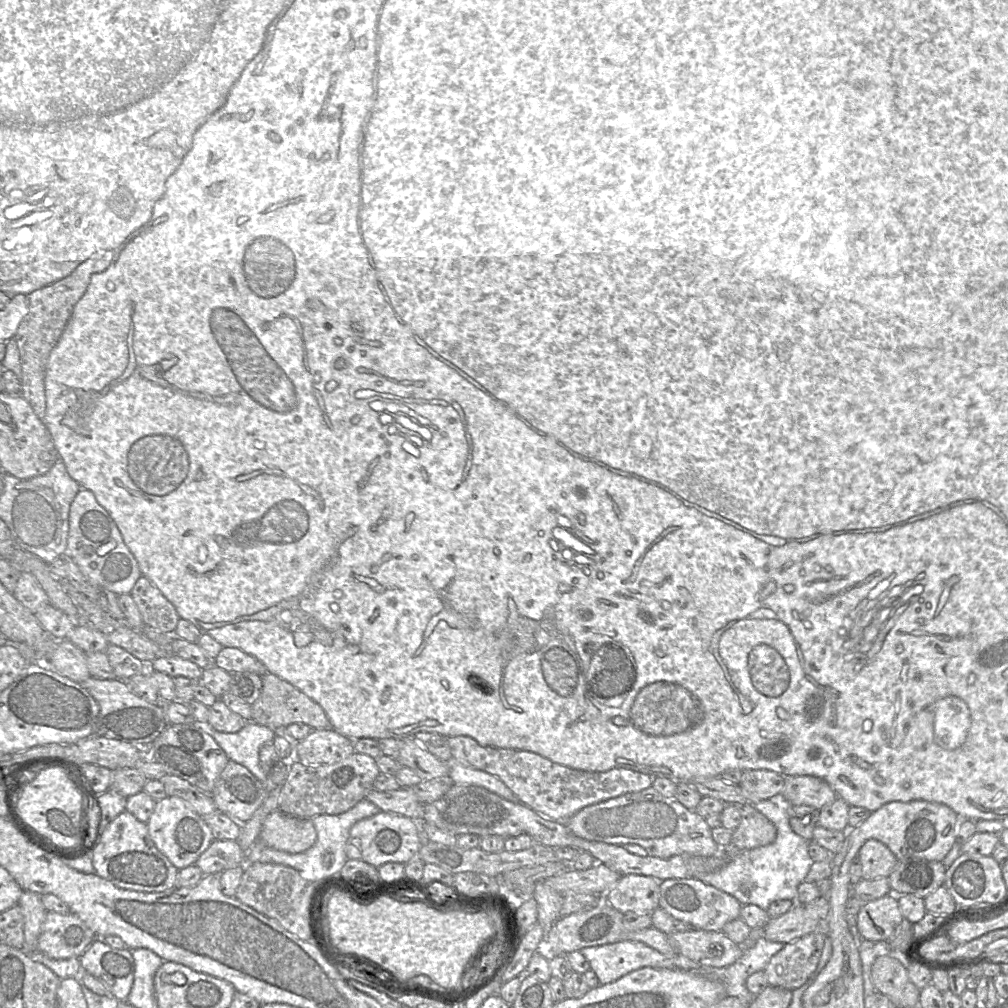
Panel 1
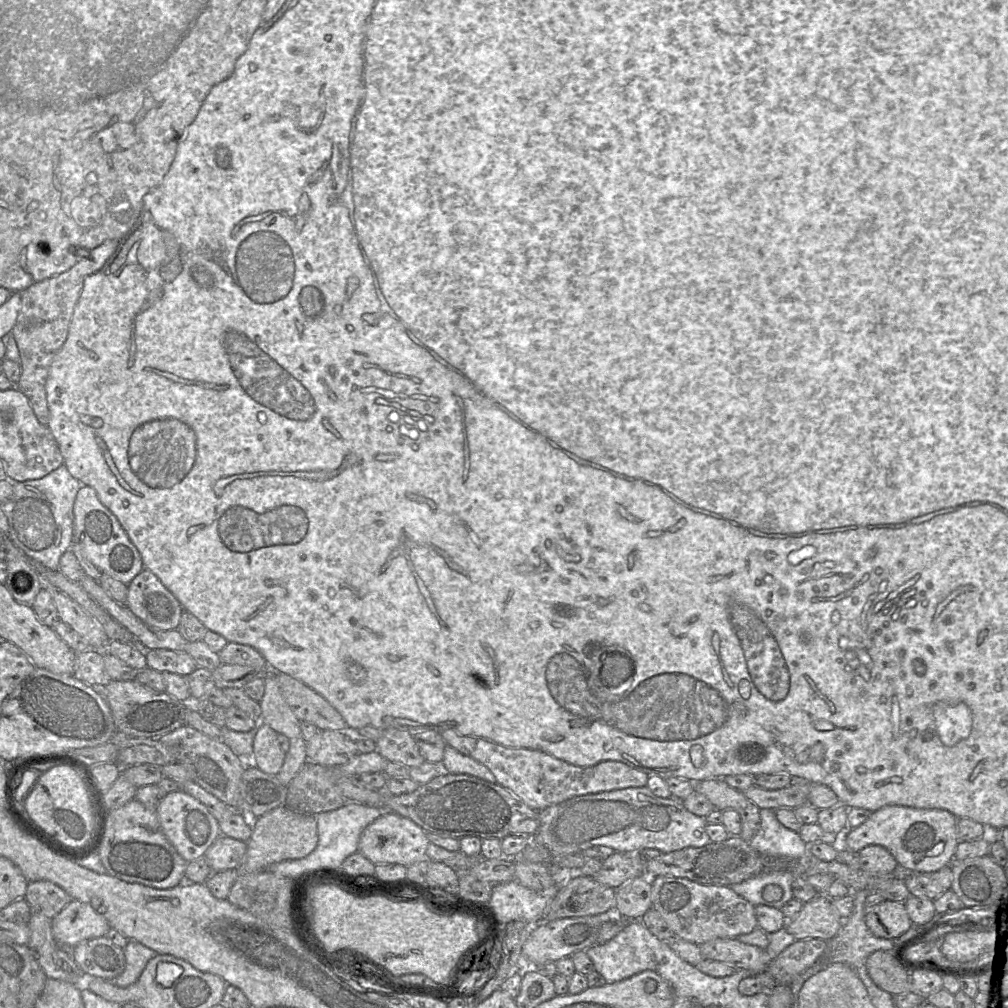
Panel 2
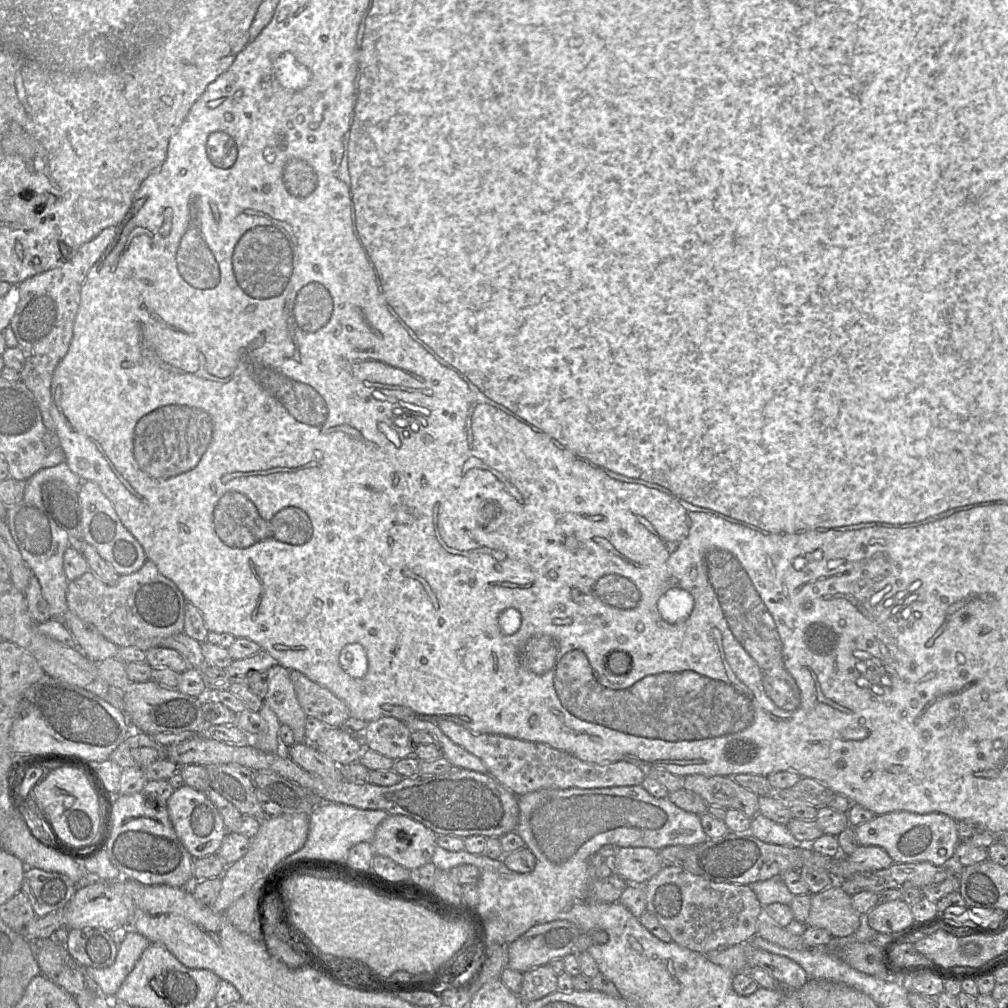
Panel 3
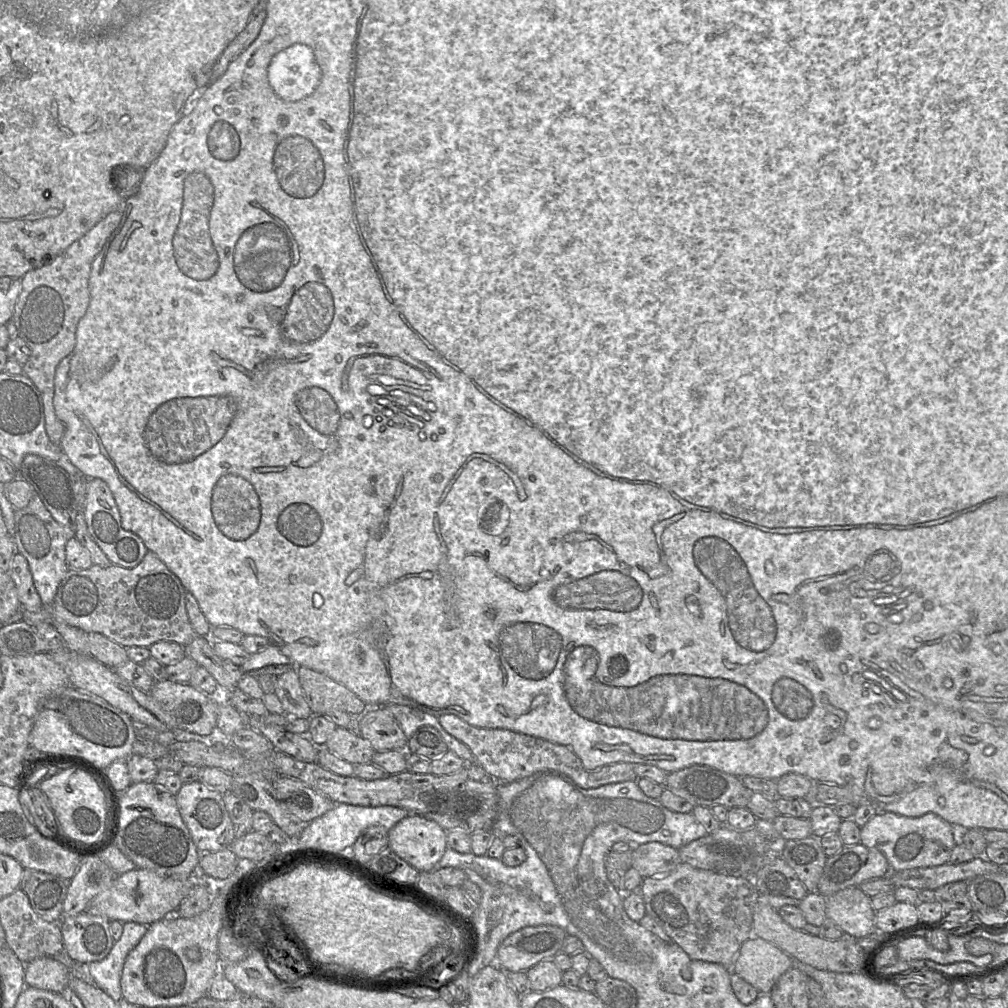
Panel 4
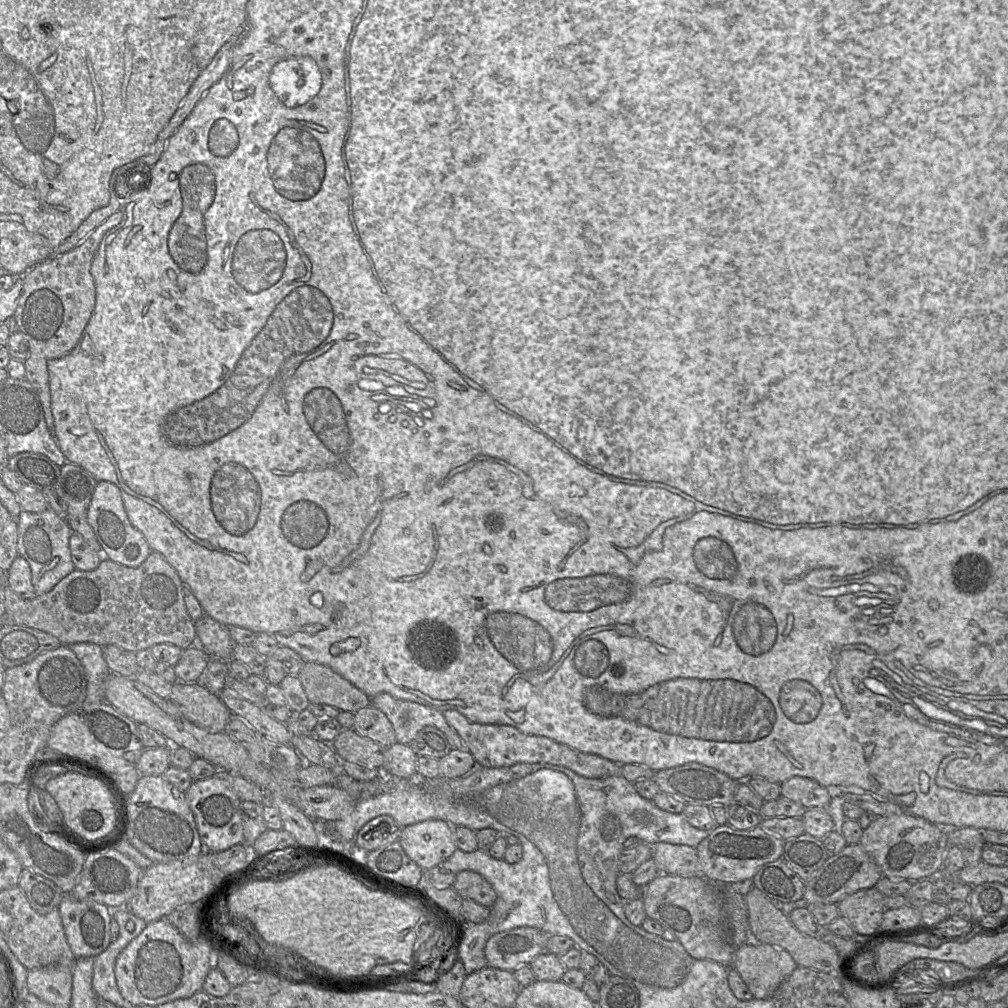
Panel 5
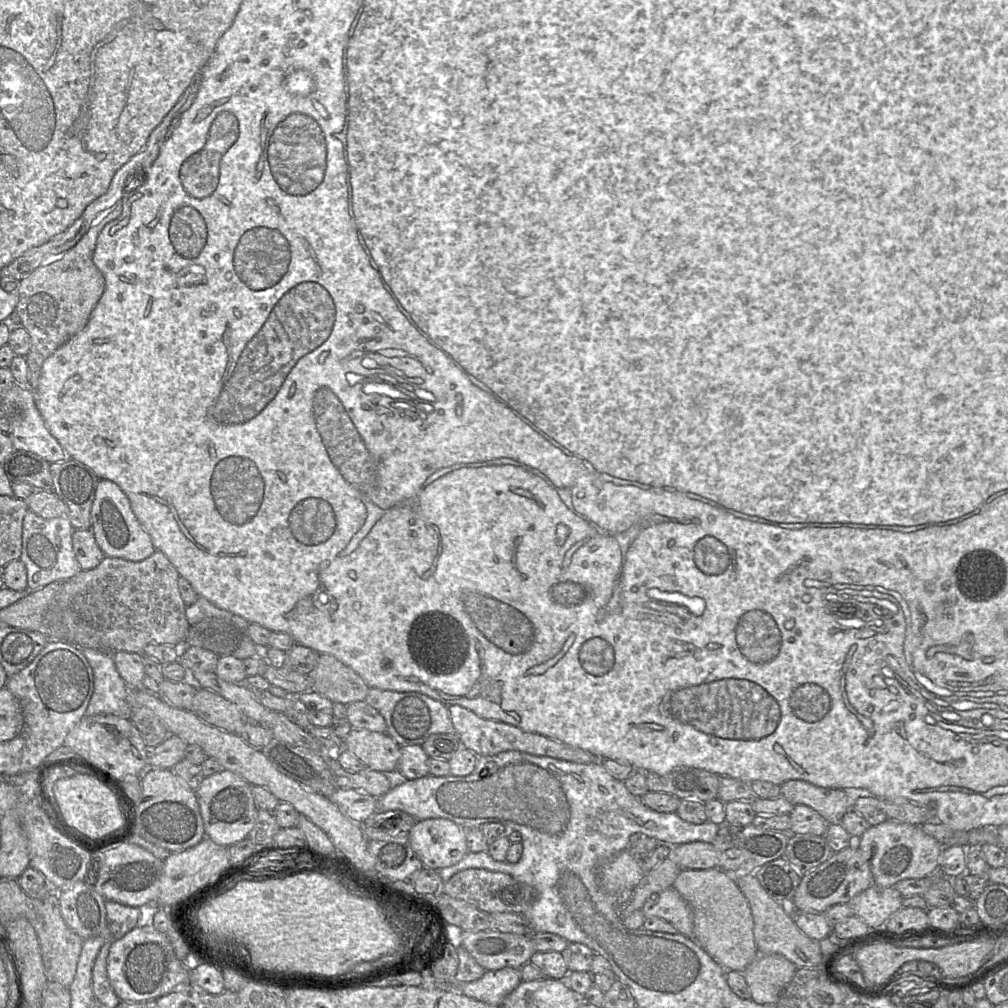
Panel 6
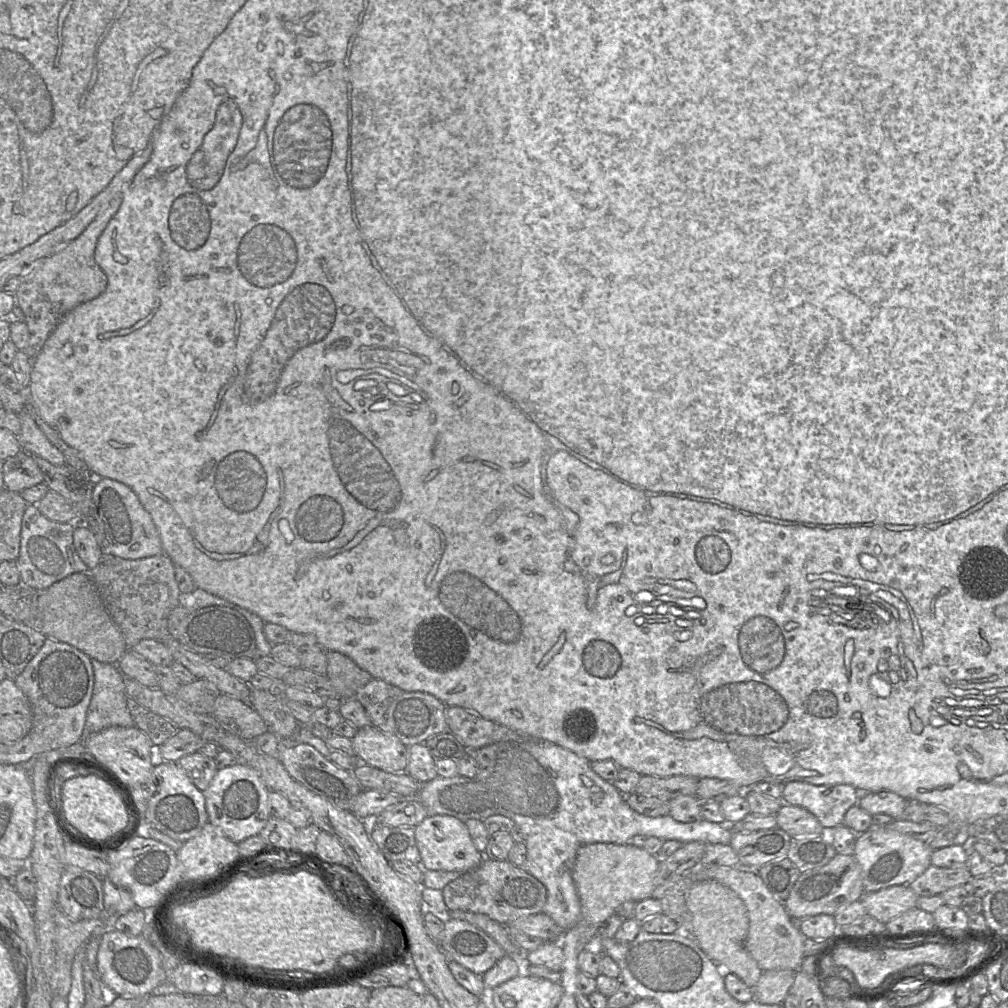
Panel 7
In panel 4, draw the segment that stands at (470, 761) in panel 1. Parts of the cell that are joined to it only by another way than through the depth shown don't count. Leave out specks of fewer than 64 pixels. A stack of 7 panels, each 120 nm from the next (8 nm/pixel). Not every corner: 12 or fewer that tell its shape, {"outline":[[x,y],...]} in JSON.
{"outline":[[438,720],[498,783],[539,772],[584,789],[637,780],[619,762],[588,770],[564,745]]}

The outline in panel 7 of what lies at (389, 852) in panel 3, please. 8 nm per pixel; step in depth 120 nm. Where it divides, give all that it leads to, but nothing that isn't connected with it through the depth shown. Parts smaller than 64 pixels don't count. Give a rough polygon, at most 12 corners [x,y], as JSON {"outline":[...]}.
{"outline":[[429,815],[415,827],[425,870],[466,873],[485,859],[465,822]]}

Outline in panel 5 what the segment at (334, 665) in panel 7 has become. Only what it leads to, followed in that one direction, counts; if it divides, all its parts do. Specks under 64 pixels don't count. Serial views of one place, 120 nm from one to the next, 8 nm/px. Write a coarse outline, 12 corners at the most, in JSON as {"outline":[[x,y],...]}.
{"outline":[[326,665],[298,677],[310,704],[352,713],[371,698]]}

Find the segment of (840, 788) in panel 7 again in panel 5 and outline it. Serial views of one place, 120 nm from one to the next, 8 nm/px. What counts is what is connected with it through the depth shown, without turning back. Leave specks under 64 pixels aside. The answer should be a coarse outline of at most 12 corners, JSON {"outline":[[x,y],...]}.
{"outline":[[792,777],[781,795],[804,808],[828,809],[831,796],[817,781]]}

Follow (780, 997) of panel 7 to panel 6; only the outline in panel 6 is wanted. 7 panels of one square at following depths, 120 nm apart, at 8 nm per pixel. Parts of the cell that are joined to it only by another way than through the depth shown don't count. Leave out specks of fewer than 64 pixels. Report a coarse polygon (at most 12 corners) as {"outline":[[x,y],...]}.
{"outline":[[759,954],[741,973],[753,1001],[776,1004],[796,970]]}

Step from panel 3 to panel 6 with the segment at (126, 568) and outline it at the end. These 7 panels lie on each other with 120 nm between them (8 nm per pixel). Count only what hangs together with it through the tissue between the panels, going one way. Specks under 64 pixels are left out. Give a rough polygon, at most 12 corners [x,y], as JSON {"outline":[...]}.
{"outline":[[100,479],[91,530],[106,557],[156,551],[116,483]]}

